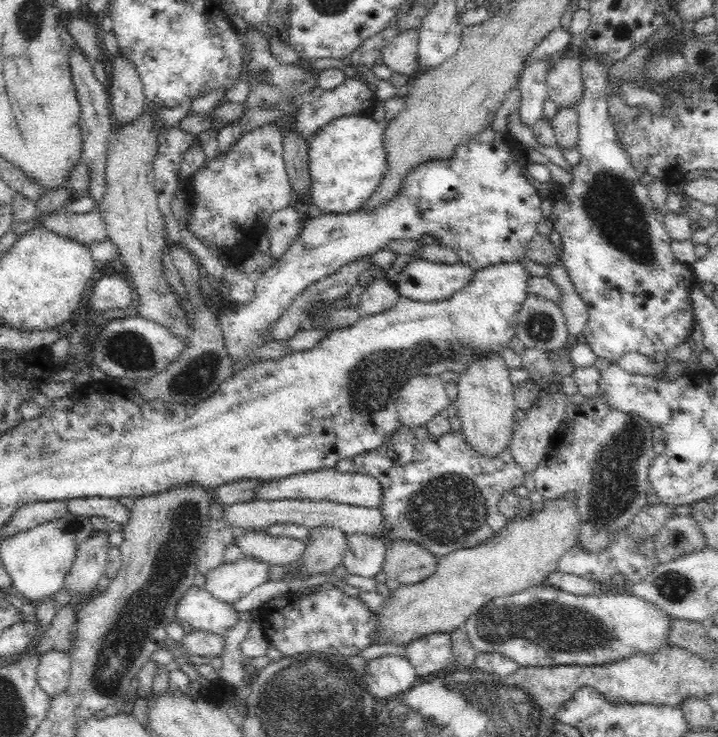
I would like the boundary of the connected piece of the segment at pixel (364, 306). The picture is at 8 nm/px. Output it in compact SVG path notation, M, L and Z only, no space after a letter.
M376 279L364 287L364 292L360 294L359 306L367 315L380 314L390 310L398 299L398 294L390 281Z

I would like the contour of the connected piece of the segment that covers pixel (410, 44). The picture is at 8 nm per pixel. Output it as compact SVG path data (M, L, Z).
M419 29L401 32L381 48L380 62L388 65L394 73L412 74L420 67L418 44Z

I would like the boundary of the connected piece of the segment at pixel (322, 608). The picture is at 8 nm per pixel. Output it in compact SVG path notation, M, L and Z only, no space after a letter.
M333 581L320 586L319 593L308 596L299 591L278 594L258 610L261 630L269 644L284 657L309 652L358 656L364 648L378 644L374 639L378 630L378 616L356 597L344 595Z

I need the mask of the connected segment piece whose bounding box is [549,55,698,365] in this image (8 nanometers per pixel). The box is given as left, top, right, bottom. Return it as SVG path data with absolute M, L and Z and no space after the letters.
M588 56L581 60L582 88L577 98L580 161L567 172L572 179L568 185L556 184L550 200L552 213L549 224L560 237L560 261L566 269L576 294L588 307L588 322L583 335L601 364L616 363L622 356L636 353L654 363L674 363L670 352L688 341L694 330L695 316L691 291L698 284L690 265L680 262L672 253L672 240L664 223L664 215L650 199L646 186L640 181L630 157L618 139L616 127L609 121L606 98L605 70L602 60Z

